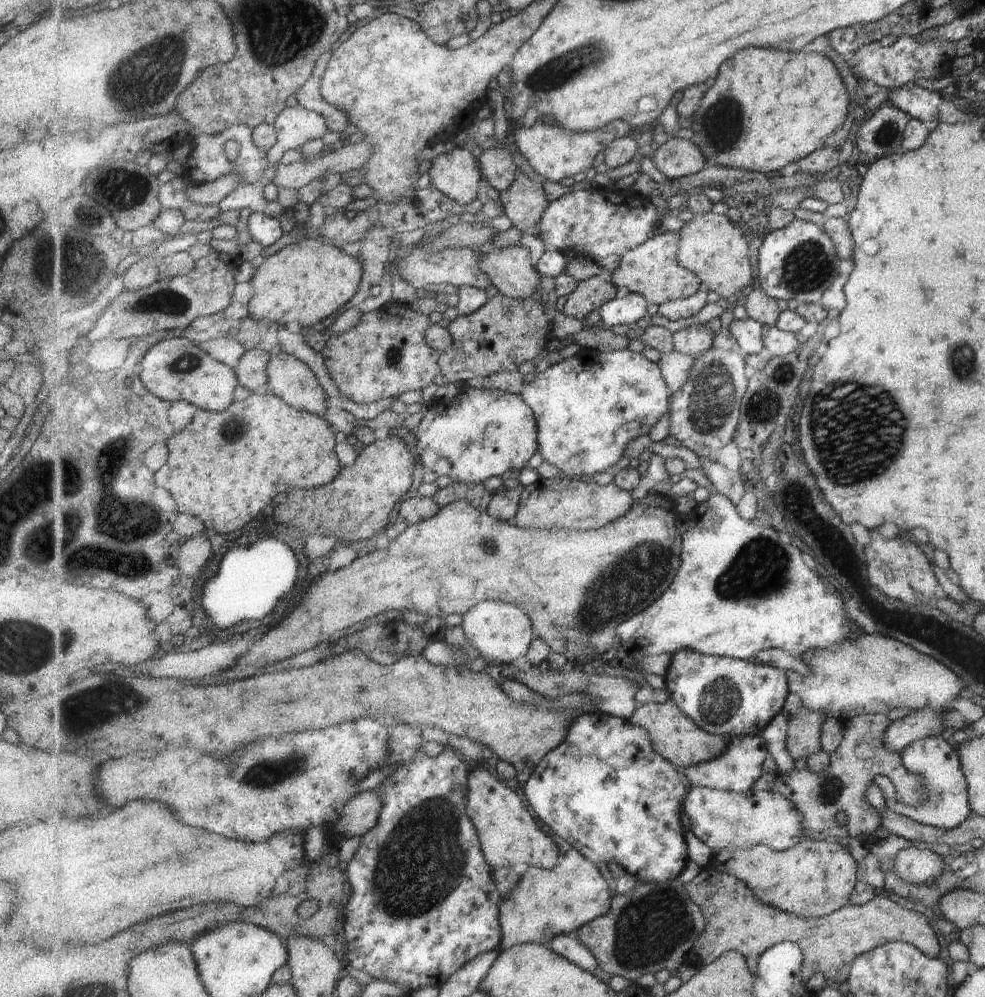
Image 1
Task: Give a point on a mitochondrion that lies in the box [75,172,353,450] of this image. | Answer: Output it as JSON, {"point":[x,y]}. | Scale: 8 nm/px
{"point":[169,303]}

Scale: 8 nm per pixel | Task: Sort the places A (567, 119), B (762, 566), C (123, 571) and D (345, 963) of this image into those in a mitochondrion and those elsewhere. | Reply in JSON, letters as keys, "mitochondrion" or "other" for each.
{"A":"other","B":"mitochondrion","C":"mitochondrion","D":"other"}

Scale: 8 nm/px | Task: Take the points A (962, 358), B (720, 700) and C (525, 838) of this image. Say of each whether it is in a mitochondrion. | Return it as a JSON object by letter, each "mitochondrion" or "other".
{"A":"mitochondrion","B":"mitochondrion","C":"other"}

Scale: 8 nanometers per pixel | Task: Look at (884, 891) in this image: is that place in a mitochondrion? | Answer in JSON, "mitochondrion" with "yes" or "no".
{"mitochondrion":"no"}

